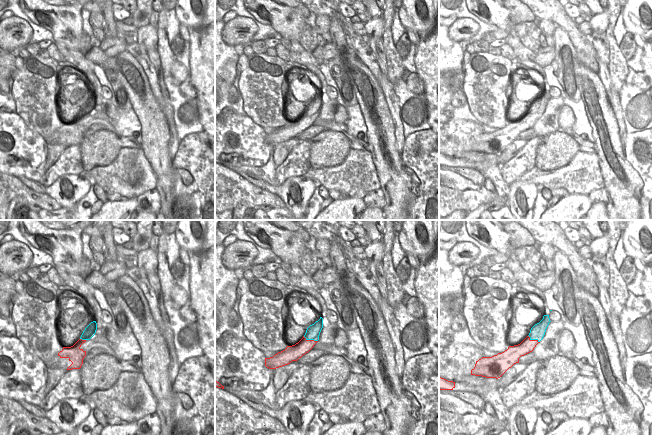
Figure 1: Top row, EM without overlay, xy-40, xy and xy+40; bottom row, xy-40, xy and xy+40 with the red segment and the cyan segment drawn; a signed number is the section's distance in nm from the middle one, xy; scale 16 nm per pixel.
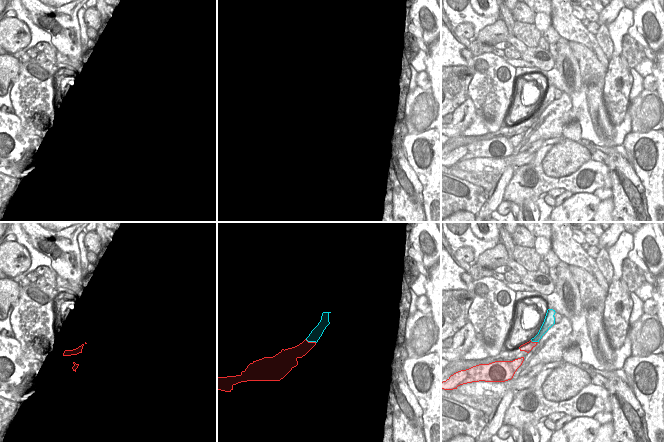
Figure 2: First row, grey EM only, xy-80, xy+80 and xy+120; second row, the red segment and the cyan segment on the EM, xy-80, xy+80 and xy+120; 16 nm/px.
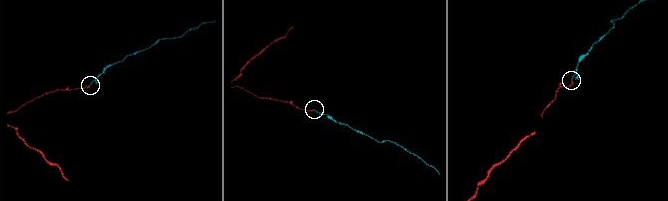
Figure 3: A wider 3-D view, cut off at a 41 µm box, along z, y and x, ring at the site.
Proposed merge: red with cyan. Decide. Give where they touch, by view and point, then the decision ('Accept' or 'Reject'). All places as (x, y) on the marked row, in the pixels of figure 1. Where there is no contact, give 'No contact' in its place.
Touches red at xy (310, 340). Reject.

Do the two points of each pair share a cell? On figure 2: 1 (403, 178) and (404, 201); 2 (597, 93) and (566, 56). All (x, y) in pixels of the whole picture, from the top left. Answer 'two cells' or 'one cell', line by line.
1: one cell
2: two cells

